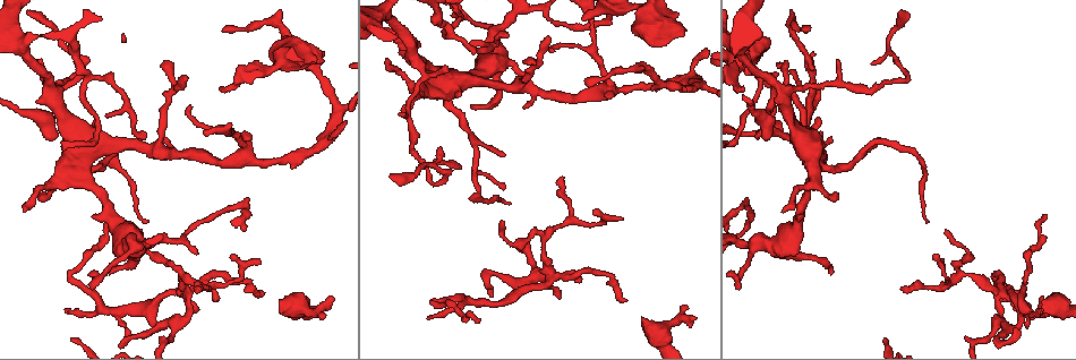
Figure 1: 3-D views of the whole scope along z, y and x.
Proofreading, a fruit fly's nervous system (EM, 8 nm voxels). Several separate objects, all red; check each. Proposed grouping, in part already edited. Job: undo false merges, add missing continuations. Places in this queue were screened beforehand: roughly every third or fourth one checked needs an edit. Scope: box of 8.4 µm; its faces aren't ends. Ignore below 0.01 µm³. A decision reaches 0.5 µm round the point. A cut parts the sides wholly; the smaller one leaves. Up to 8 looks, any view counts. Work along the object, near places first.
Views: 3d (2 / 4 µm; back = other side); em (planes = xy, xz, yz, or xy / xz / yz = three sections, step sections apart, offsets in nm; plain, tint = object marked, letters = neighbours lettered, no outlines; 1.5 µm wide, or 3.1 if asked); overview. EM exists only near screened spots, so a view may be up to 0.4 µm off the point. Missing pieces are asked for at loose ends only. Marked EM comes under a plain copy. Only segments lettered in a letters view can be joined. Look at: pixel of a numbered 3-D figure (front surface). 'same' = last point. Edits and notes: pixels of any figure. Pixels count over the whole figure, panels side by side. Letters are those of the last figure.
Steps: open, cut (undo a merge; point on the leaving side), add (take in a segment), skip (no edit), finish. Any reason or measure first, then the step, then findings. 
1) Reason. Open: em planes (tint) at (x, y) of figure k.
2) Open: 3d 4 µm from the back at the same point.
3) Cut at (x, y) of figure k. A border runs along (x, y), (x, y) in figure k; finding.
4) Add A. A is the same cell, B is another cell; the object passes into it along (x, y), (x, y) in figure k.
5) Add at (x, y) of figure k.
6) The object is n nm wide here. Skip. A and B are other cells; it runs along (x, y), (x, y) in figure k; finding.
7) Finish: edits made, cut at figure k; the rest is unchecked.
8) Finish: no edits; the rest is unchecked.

Long arm stops here. Open: em planes (letters) at (477, 320) of figure 1.

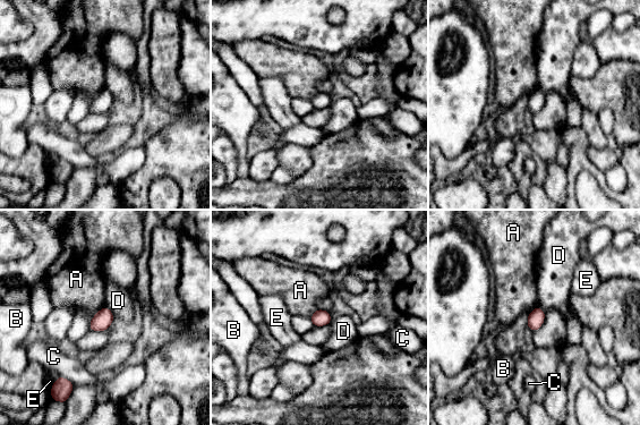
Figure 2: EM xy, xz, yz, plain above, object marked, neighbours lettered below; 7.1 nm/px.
The object is 110 nm wide here. Skip. A, B, C, D and E are other cells; no lettered segment goes on from it.

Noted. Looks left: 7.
Tapers out. Open: em xz step 8 (letters) at (67, 310) of figure 1.

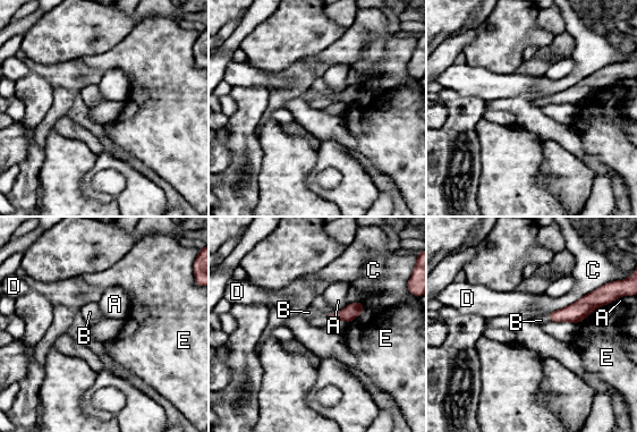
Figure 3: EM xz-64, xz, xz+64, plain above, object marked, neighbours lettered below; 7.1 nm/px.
Open: em planes (letters) at the same point.

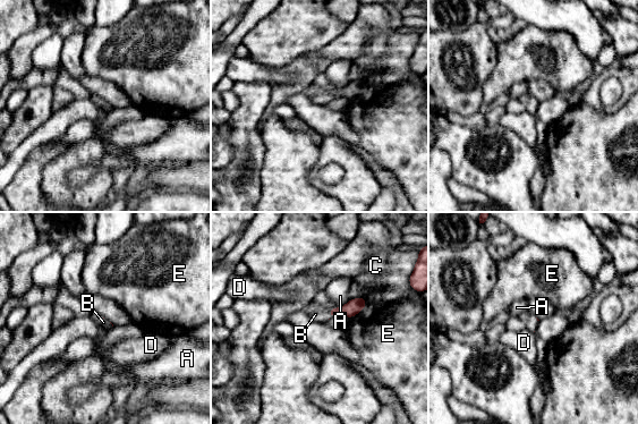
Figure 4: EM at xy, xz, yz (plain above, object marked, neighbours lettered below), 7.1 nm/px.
Add B. B is the same cell, A, C, D and E are other cells; the object passes into it along (354, 306), (330, 314), (321, 314) in figure 4; the cell continues.

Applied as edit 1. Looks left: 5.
Arms part here. Open: 3d 2 µm at (687, 79) of figure 1.

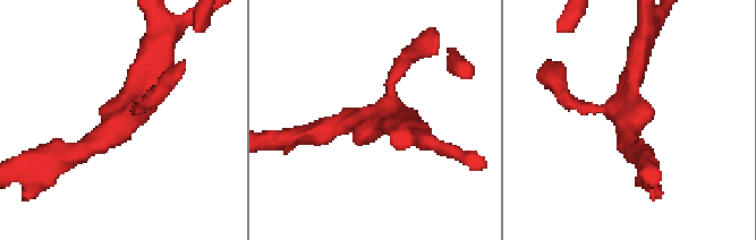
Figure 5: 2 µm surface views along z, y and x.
Shape alone is not enough. Open: em xy step 4 (letters) at (380, 121) of figure 5.

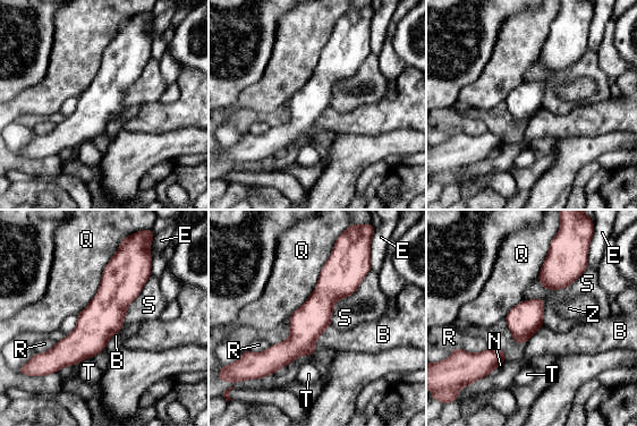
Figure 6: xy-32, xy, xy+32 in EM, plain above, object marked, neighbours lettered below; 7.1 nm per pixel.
Open: em planes (letters) at the same point.

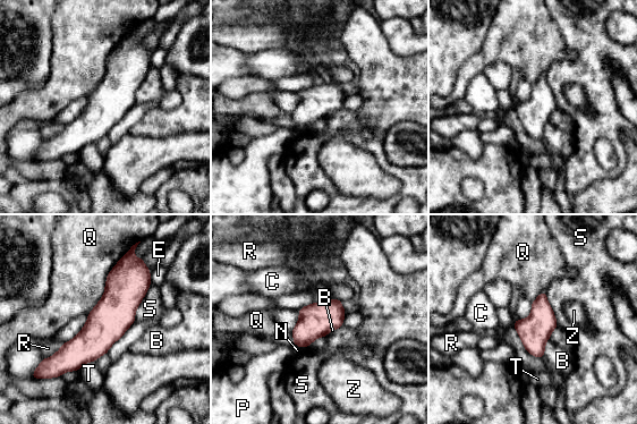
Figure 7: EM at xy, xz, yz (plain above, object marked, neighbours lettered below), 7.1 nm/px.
Skip. B, C, E, N, P, Q, R, S, T and Z are other cells; all the same cell.

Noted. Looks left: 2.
Finish: edits made, add at figure 4; the rest is unchecked.

